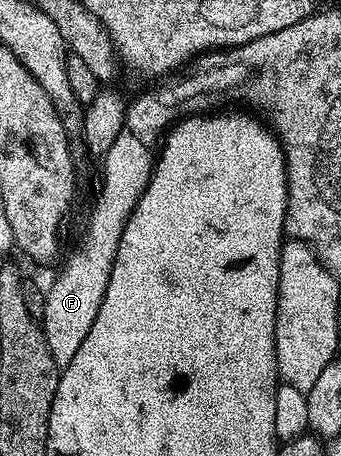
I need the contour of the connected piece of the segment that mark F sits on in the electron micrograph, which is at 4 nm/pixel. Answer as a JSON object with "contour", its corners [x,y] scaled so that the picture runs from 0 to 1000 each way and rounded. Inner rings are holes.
{"contour":[[[364,283],[317,336],[293,349],[293,362],[299,412],[264,467],[252,526],[232,537],[229,559],[208,564],[194,588],[161,607],[158,623],[147,632],[138,627],[129,638],[135,667],[117,706],[152,792],[164,792],[173,809],[202,800],[194,787],[208,794],[205,779],[223,783],[223,765],[235,765],[246,739],[258,739],[258,721],[270,721],[270,704],[282,704],[282,686],[293,686],[293,660],[305,660],[305,643],[317,634],[364,493],[434,406],[452,349],[443,325],[396,300],[390,287]]]}

